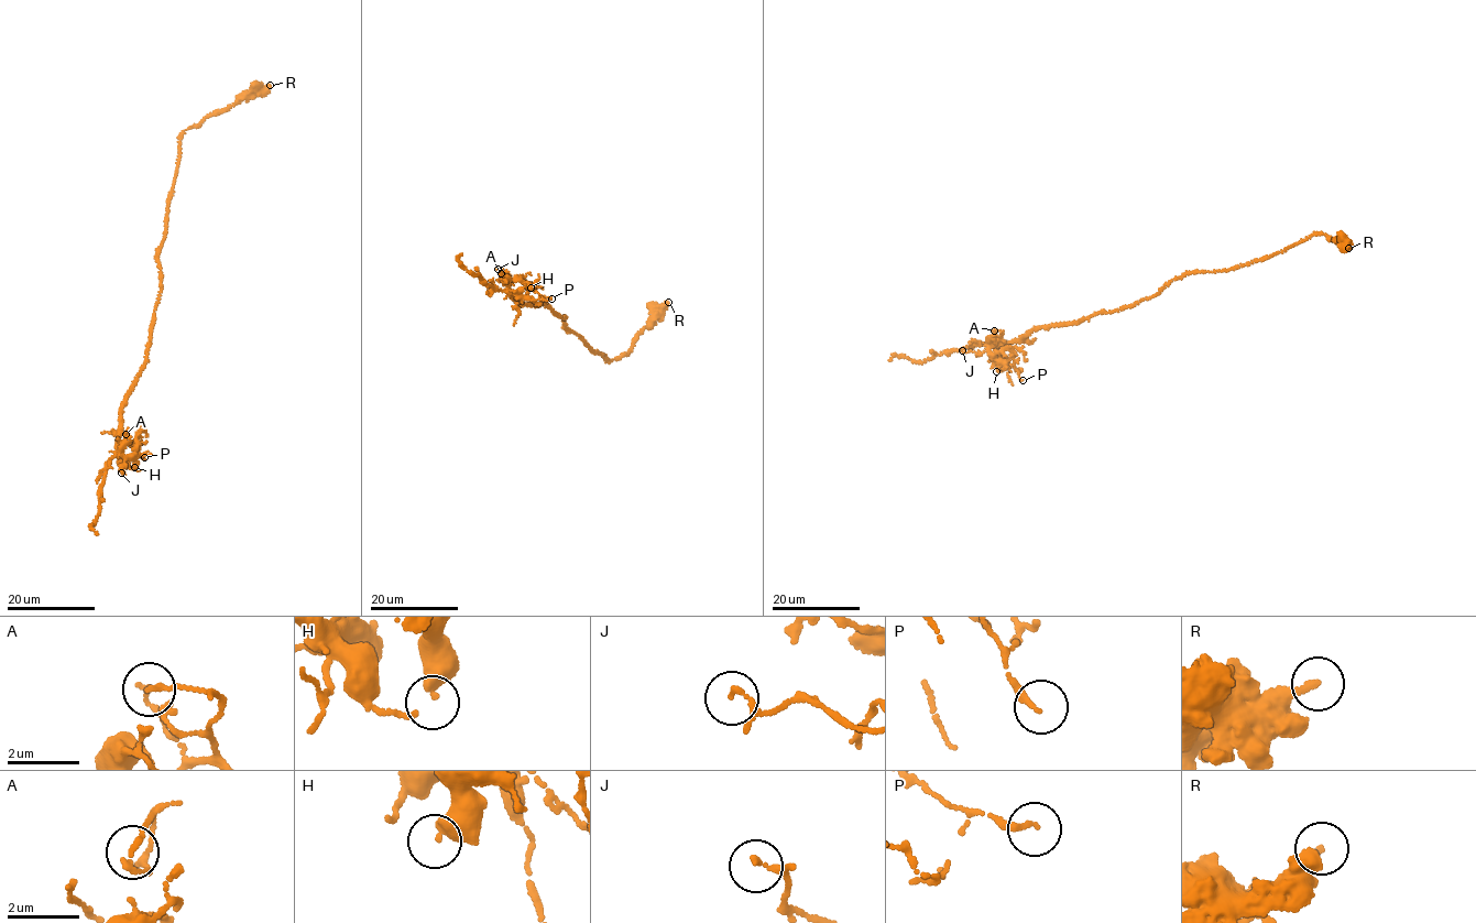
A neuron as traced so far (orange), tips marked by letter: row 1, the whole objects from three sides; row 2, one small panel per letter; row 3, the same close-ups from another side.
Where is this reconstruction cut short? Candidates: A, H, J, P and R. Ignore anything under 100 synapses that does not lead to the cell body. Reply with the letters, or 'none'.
none

